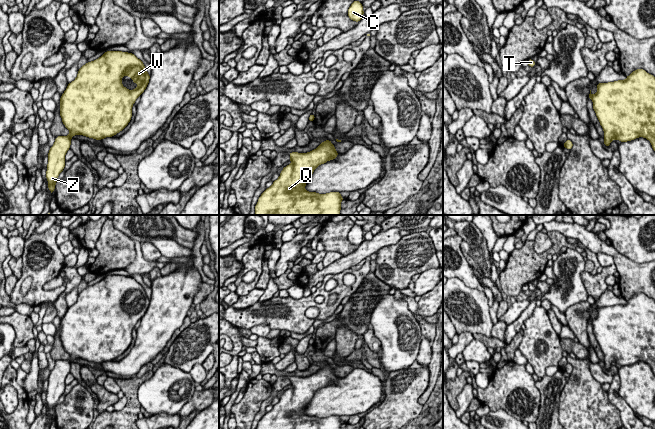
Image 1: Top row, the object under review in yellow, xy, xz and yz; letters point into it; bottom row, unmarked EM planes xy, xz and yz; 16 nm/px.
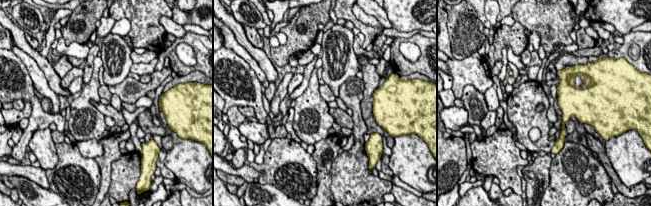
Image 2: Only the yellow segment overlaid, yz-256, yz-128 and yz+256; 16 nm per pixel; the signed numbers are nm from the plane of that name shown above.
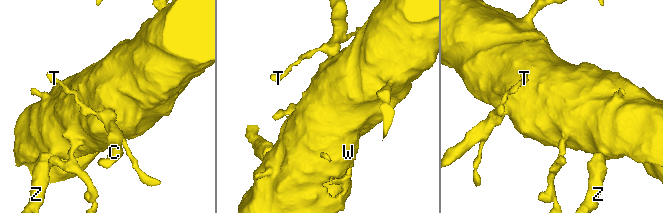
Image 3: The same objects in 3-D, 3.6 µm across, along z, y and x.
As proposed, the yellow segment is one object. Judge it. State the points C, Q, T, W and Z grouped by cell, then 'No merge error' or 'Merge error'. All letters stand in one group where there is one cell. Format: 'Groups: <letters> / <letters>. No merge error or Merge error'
Groups: C Q T W Z. No merge error

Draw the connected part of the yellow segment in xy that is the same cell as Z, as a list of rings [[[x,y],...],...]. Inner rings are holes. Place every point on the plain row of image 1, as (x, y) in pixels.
[[[106,275],[98,283],[87,286],[78,294],[78,299],[68,310],[60,322],[60,340],[65,351],[70,355],[68,360],[58,360],[48,377],[46,402],[51,417],[59,398],[65,391],[65,379],[70,373],[71,362],[83,359],[96,364],[112,361],[122,355],[130,346],[132,330],[144,316],[150,299],[143,286],[133,277],[122,275]],[[129,300],[139,310],[128,314],[122,309],[122,301]]]

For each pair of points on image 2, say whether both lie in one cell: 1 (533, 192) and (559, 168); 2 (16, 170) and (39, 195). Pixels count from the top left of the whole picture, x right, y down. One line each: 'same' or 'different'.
1: different
2: different

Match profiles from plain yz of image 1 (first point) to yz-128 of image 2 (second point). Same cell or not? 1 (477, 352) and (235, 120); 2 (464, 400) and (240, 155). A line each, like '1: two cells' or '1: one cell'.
1: two cells
2: one cell

